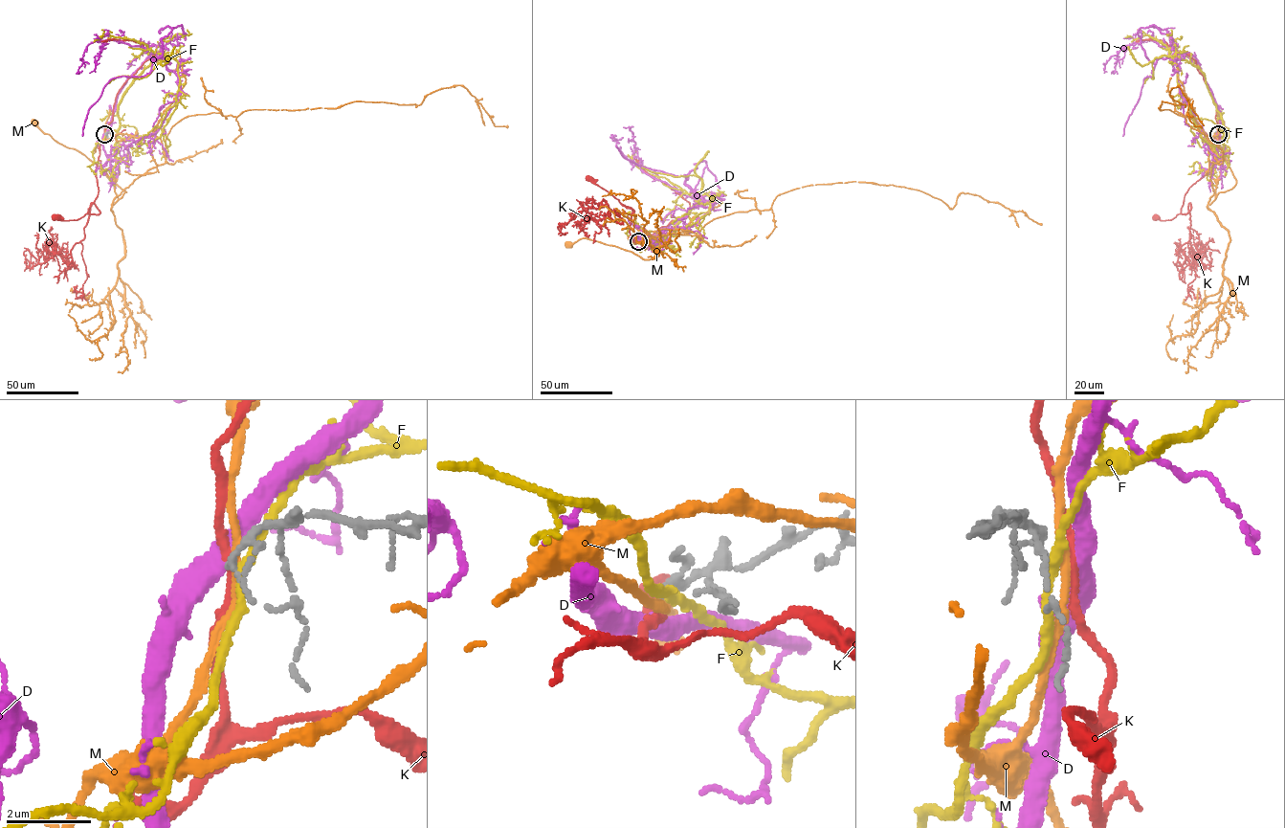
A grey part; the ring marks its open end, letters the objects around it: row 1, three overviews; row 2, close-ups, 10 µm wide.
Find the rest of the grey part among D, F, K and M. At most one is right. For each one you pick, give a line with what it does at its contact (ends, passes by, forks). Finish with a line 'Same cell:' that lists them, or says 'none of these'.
D: It passes by
Same cell: D

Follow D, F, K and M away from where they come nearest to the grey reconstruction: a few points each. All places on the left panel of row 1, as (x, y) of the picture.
D: (104, 134), (125, 80), (153, 53), (161, 54), (177, 77), (177, 100), (159, 128), (125, 146), (126, 171)
F: (105, 134), (119, 126), (118, 104), (132, 81), (172, 56), (179, 85), (158, 127), (166, 156), (162, 151)
K: (104, 134), (96, 164), (98, 193), (95, 202), (88, 212), (77, 220), (54, 217)
M: (105, 134), (103, 140), (119, 133), (156, 136), (166, 159), (114, 204), (126, 191), (35, 123)

